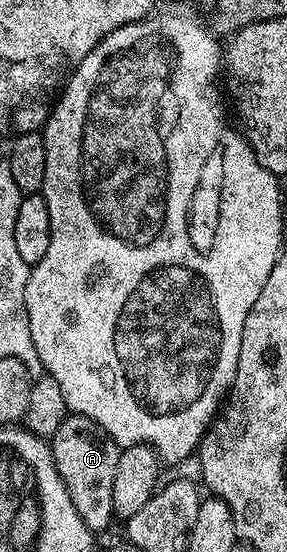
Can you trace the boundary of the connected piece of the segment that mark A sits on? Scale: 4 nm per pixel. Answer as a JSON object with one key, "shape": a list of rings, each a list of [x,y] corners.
{"shape":[[[71,414],[50,437],[50,447],[58,475],[85,526],[95,534],[106,531],[115,519],[112,487],[121,449],[95,421]]]}

